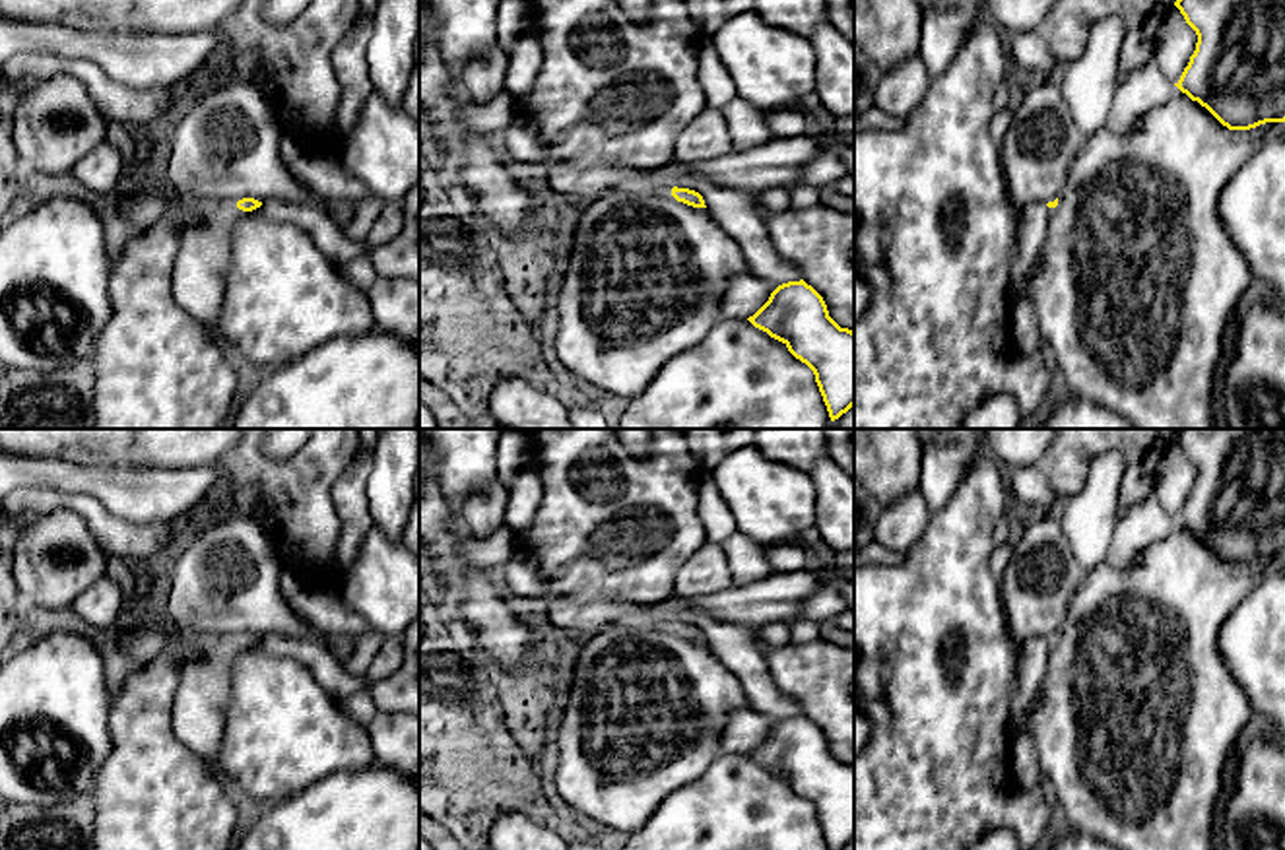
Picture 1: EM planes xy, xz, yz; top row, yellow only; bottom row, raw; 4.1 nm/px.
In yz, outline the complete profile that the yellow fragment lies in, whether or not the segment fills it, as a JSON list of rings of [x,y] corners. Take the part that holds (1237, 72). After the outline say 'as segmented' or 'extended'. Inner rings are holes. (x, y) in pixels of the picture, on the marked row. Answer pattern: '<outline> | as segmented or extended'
[[[1176,0],[1198,43],[1174,83],[1229,130],[1285,122],[1285,0]]] | as segmented

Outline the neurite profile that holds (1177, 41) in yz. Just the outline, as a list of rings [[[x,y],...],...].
[[[1172,6],[1165,23],[1157,31],[1153,56],[1157,68],[1169,82],[1178,83],[1184,68],[1190,62],[1190,56],[1196,50],[1196,43],[1196,31],[1186,23],[1180,10]]]

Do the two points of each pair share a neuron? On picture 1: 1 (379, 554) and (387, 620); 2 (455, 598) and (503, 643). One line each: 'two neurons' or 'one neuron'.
1: one neuron
2: one neuron

